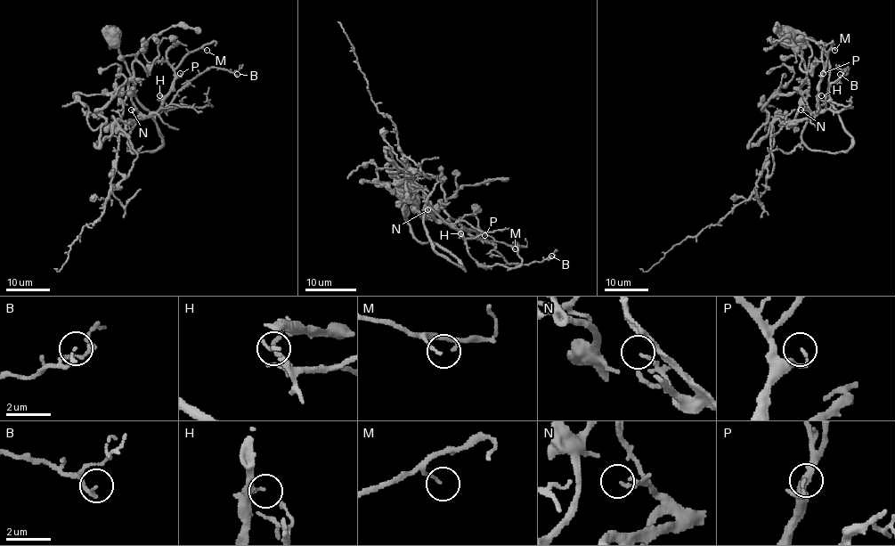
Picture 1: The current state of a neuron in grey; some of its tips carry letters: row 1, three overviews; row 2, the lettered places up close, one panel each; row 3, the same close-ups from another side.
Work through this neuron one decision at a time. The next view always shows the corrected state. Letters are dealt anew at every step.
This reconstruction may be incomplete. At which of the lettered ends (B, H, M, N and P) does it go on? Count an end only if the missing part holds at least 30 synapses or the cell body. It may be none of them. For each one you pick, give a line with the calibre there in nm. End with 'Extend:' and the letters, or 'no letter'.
P: 120 nm
Extend: P

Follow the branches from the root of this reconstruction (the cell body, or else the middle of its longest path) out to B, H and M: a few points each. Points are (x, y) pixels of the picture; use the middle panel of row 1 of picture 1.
B: (404, 195), (411, 233), (461, 268), (434, 248), (425, 210), (508, 263), (551, 256)
H: (404, 195), (411, 233), (420, 242), (437, 242), (464, 268), (434, 248), (425, 210), (464, 229), (460, 233)
M: (404, 195), (411, 233), (420, 242), (437, 242), (461, 268), (434, 248), (425, 210), (515, 248)

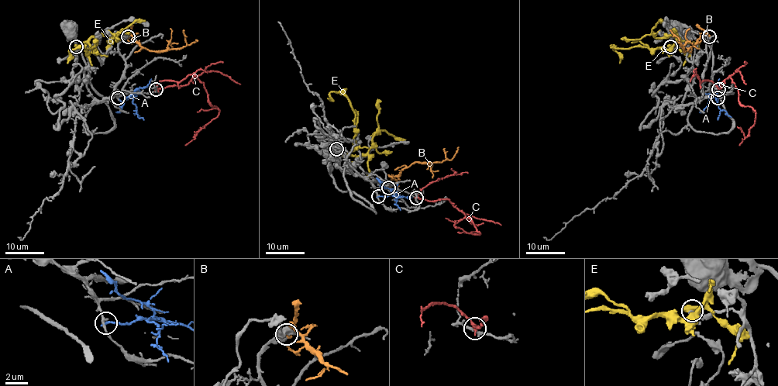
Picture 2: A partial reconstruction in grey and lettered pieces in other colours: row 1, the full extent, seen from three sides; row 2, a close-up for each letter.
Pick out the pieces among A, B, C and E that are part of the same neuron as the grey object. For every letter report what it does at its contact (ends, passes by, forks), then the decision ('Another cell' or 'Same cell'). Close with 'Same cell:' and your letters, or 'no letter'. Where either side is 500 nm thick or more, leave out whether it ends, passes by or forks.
A: It ends there. Another cell
B: It ends there. Same cell
C: It passes by. Another cell
E: Another cell
Same cell: B

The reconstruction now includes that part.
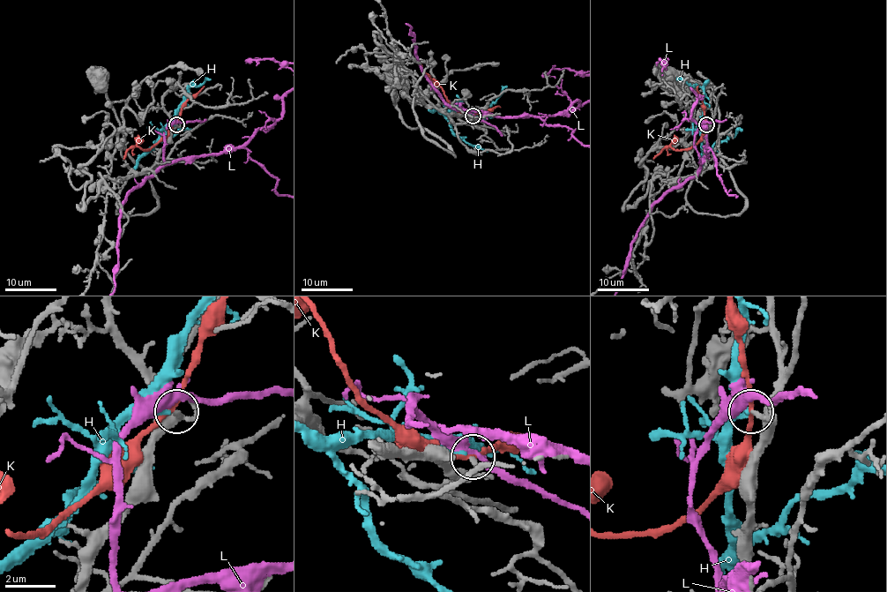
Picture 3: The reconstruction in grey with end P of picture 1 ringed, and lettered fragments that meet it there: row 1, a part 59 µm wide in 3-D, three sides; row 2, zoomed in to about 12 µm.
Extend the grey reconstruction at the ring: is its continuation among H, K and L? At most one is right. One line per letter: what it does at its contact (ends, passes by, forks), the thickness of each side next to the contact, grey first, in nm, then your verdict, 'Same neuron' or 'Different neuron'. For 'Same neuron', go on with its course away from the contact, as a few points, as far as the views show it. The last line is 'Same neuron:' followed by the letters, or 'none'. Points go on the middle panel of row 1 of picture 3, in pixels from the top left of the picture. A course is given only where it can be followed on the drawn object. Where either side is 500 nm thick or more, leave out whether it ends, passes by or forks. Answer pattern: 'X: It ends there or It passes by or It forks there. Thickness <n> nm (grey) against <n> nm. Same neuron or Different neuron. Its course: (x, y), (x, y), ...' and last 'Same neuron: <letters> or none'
H: It ends there. Thickness 140 nm (grey) against 180 nm. Different neuron
K: It passes by. Thickness 200 nm (grey) against 160 nm. Different neuron
L: It forks there. Thickness 100 nm (grey) against 170 nm. Different neuron
Same neuron: none

